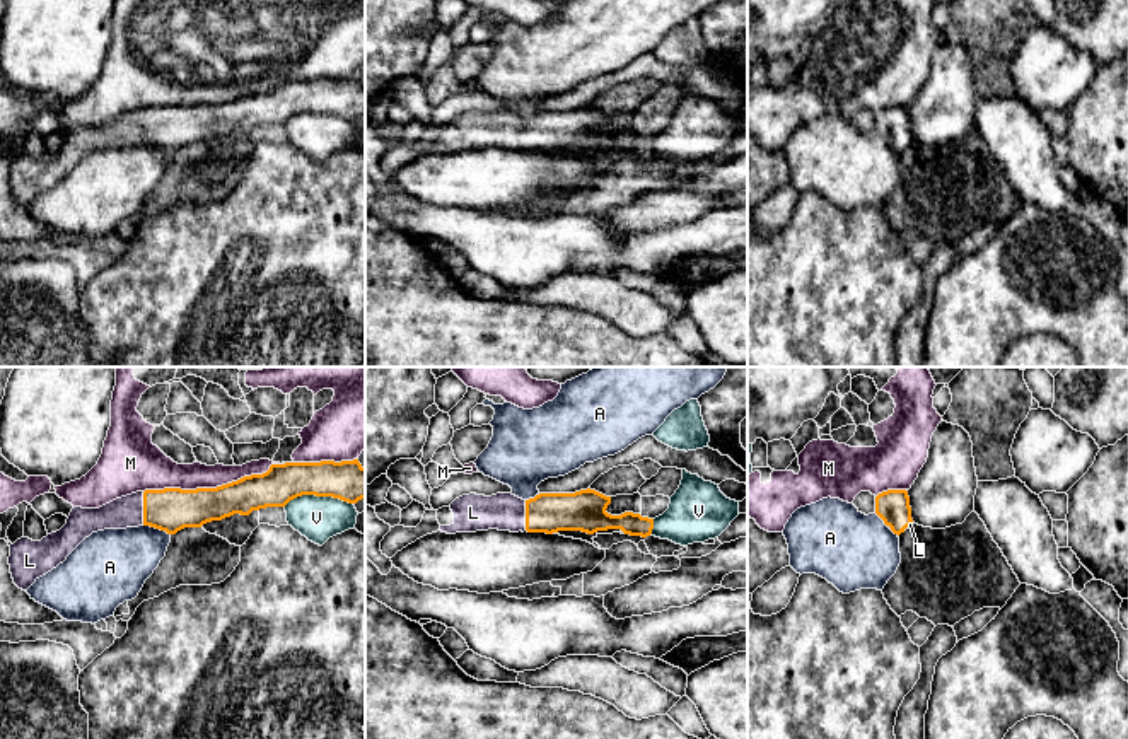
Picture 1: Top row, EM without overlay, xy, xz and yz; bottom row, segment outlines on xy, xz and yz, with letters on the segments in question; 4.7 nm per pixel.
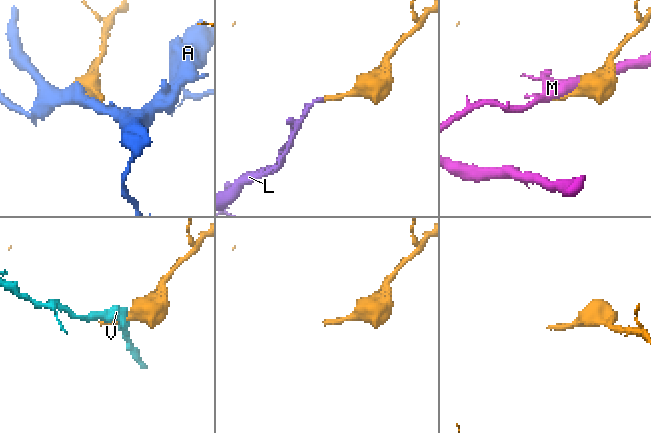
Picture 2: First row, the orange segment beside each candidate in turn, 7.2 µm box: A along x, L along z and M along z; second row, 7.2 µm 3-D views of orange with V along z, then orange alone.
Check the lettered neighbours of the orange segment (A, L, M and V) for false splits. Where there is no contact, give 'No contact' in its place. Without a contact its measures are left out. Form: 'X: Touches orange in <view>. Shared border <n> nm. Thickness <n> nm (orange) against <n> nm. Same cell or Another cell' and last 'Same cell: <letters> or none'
A: Touches orange in xy. Shared border 140 nm. Thickness 200 nm (orange) against 320 nm. Another cell
L: Touches orange in xy. Shared border 160 nm. Thickness 200 nm (orange) against 150 nm. Same cell
M: Touches orange in xy. Shared border 650 nm. Thickness 200 nm (orange) against 160 nm. Another cell
V: Touches orange in xy. Shared border 320 nm. Thickness 190 nm (orange) against 200 nm. Another cell
Same cell: L

